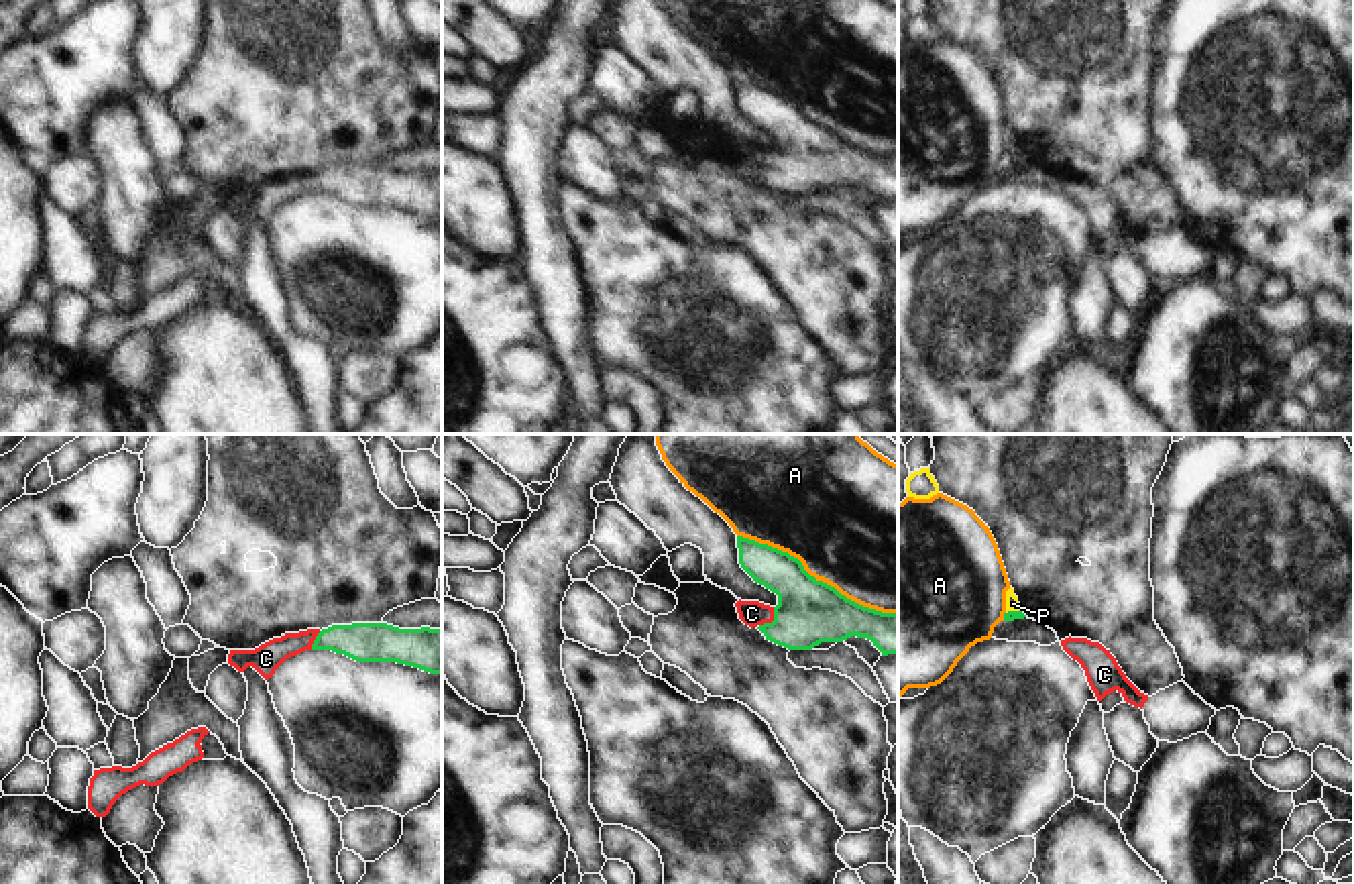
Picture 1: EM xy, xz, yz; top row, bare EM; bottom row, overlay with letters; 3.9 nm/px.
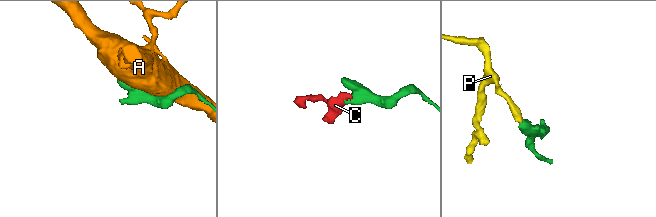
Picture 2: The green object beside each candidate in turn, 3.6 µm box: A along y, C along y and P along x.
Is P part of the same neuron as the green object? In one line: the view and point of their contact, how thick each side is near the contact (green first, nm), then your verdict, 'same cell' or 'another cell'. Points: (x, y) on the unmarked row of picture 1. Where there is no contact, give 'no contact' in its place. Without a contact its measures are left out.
contact yz (1012, 155); calibres 50 and 50 nm; another cell

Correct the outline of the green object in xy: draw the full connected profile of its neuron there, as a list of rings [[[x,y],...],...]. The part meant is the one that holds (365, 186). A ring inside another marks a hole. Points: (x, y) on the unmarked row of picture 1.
[[[387,167],[332,169],[285,177],[255,194],[230,194],[228,208],[238,216],[252,210],[265,224],[291,200],[305,194],[332,194],[356,206],[397,206],[442,218],[442,173],[399,173]]]

